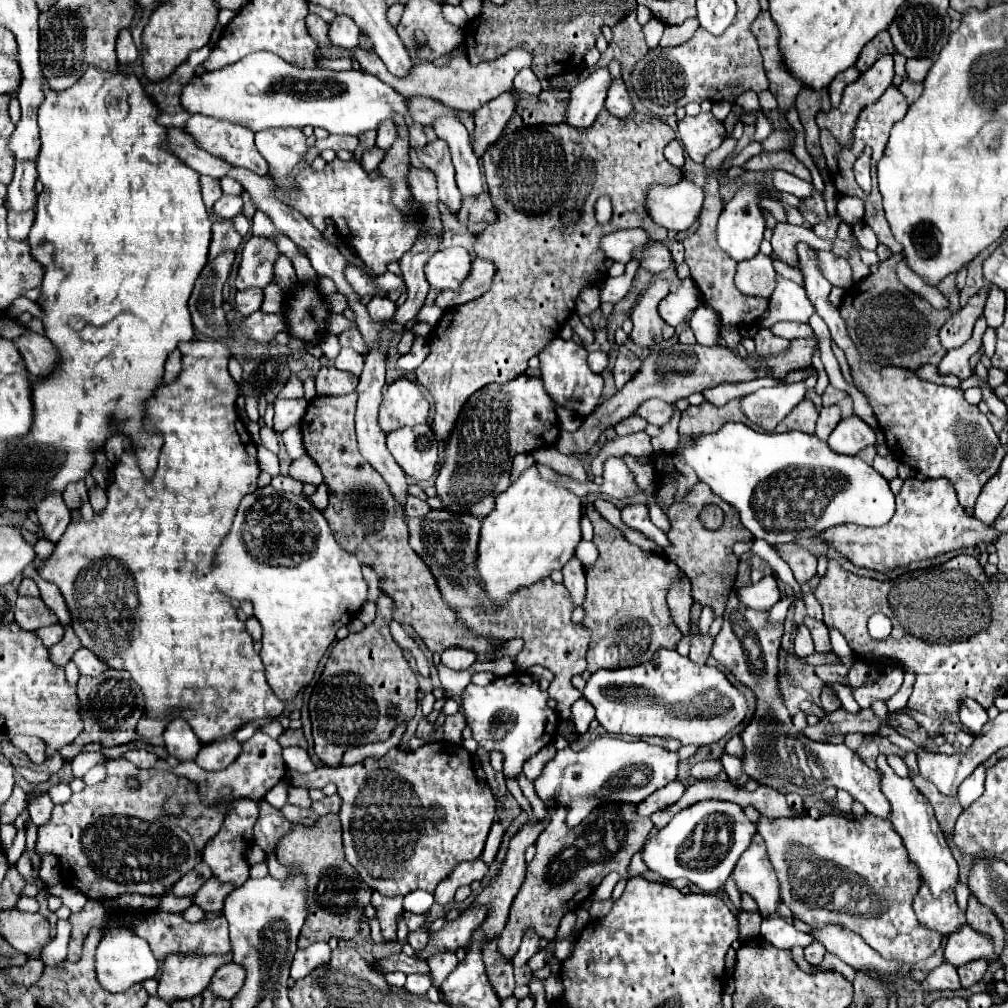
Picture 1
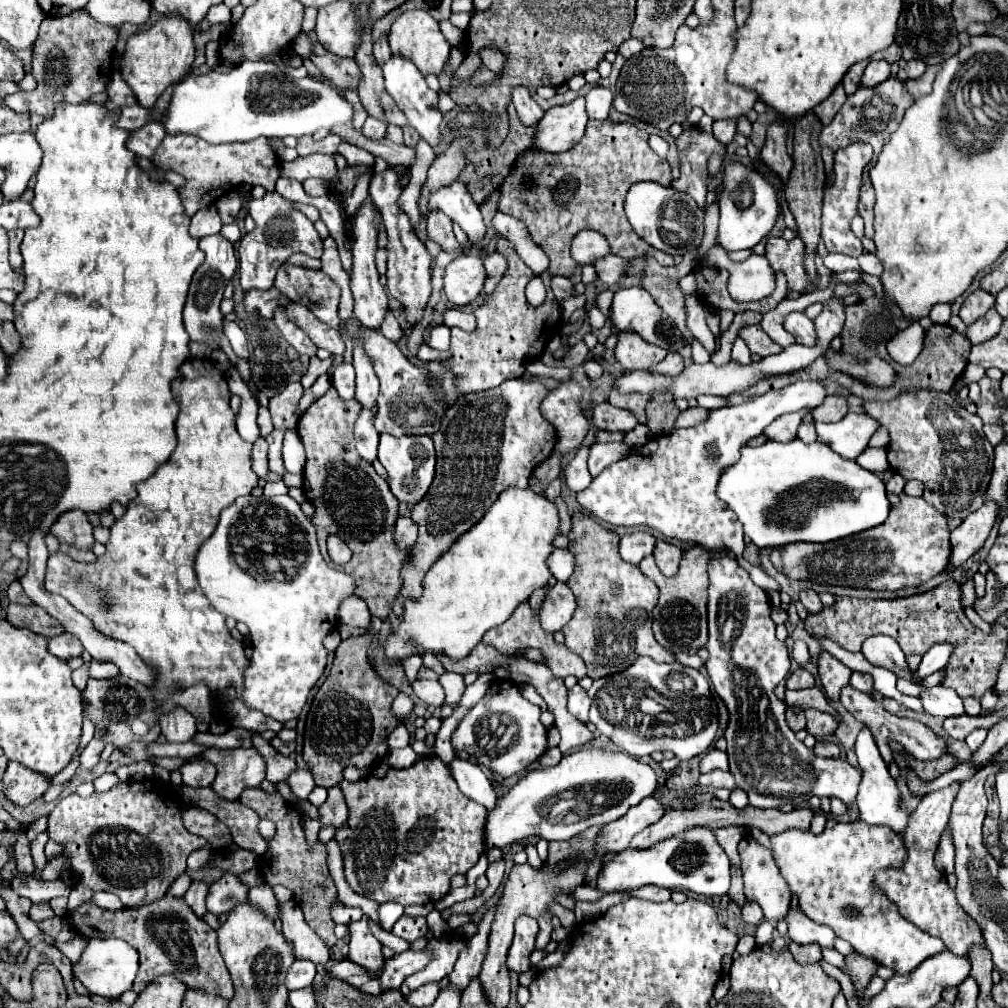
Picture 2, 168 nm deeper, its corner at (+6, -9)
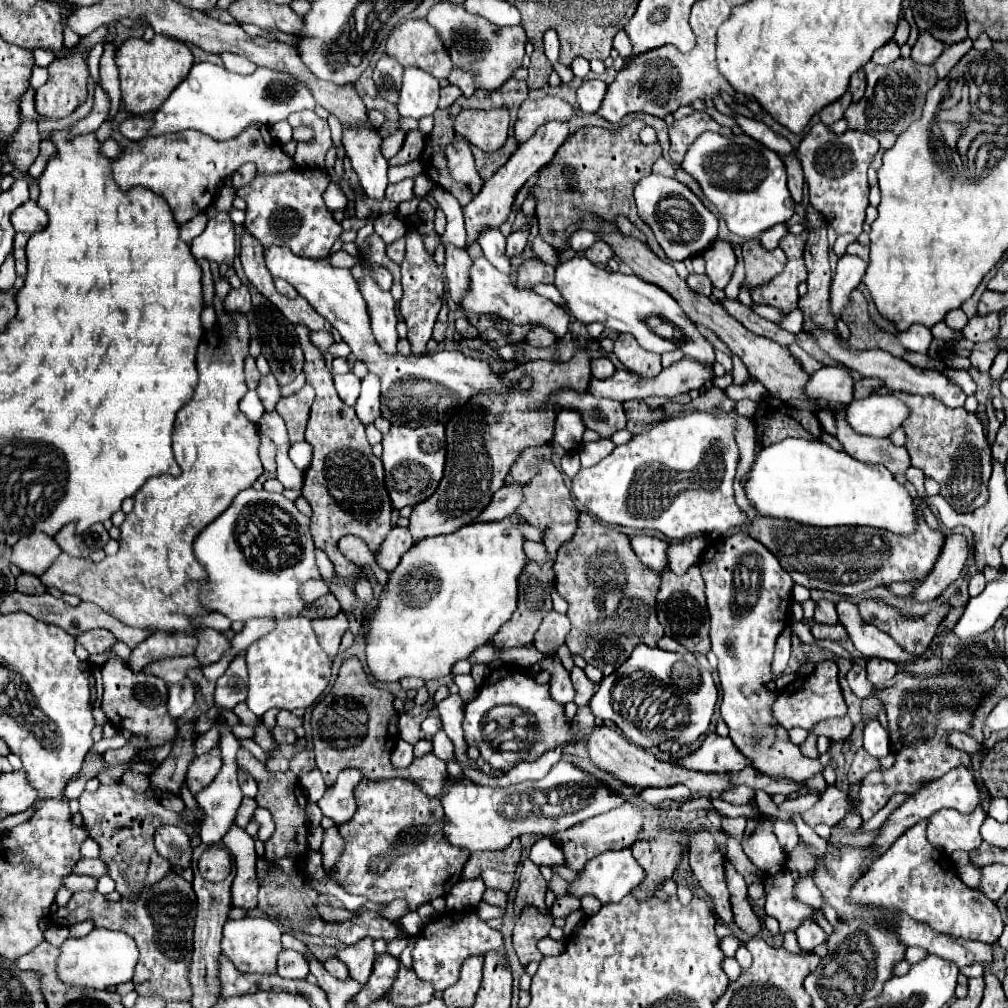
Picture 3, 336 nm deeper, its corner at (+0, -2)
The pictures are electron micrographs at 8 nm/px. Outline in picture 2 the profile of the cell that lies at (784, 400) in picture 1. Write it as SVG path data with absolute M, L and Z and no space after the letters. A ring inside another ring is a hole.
M797 381L783 389L769 391L763 397L755 397L743 405L733 407L721 407L715 411L709 411L709 417L693 427L675 427L673 433L651 437L649 443L635 449L635 453L627 455L625 459L608 466L592 480L591 485L585 491L577 493L579 505L591 513L593 517L599 517L601 521L615 525L615 527L649 527L661 533L665 539L679 539L679 541L693 541L697 545L703 545L711 551L733 551L735 557L741 557L743 553L743 531L737 515L727 507L725 501L717 497L717 479L721 477L721 471L725 467L731 467L739 459L741 447L763 433L763 429L773 423L783 413L793 413L801 409L815 409L819 407L827 397L827 389L821 381Z

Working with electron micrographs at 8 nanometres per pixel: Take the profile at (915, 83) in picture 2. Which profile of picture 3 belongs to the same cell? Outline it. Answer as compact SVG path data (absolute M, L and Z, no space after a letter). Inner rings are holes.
M971 38L959 42L959 44L955 44L955 46L947 46L947 48L943 50L943 54L933 62L933 68L937 70L937 78L947 76L947 72L949 72L949 70L959 62L959 58L961 58L963 54L967 54L969 50L971 50Z

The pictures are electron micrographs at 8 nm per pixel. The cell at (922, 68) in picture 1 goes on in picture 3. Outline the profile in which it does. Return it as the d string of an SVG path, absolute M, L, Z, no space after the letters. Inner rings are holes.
M921 32L917 44L913 46L911 60L915 60L915 64L933 64L941 56L943 48L945 46L939 44L939 40L927 36L927 32Z

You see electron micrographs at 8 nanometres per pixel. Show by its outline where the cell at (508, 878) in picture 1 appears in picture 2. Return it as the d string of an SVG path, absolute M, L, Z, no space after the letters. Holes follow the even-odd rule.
M495 909L487 911L483 921L479 923L479 933L467 939L467 947L461 951L455 969L449 973L449 985L457 987L459 991L463 991L473 979L477 979L479 971L481 971L481 963L485 959L487 953L487 939L489 939L489 929L491 929L491 921L493 921L493 913Z

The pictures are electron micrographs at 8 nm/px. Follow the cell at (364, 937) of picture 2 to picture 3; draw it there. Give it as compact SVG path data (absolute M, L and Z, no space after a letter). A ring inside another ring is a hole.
M363 938L353 946L345 946L337 952L337 956L351 968L351 978L365 984L373 972L375 964L375 948L373 938Z

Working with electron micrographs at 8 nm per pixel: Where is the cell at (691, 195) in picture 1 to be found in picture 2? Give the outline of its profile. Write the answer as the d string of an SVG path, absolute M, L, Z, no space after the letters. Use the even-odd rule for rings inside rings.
M641 181L629 189L625 197L625 213L635 233L641 239L645 239L651 247L663 253L677 257L677 255L685 255L691 249L701 247L703 233L705 233L705 227L703 227L705 209L697 207L691 195L673 191L671 187L663 187L653 181Z

